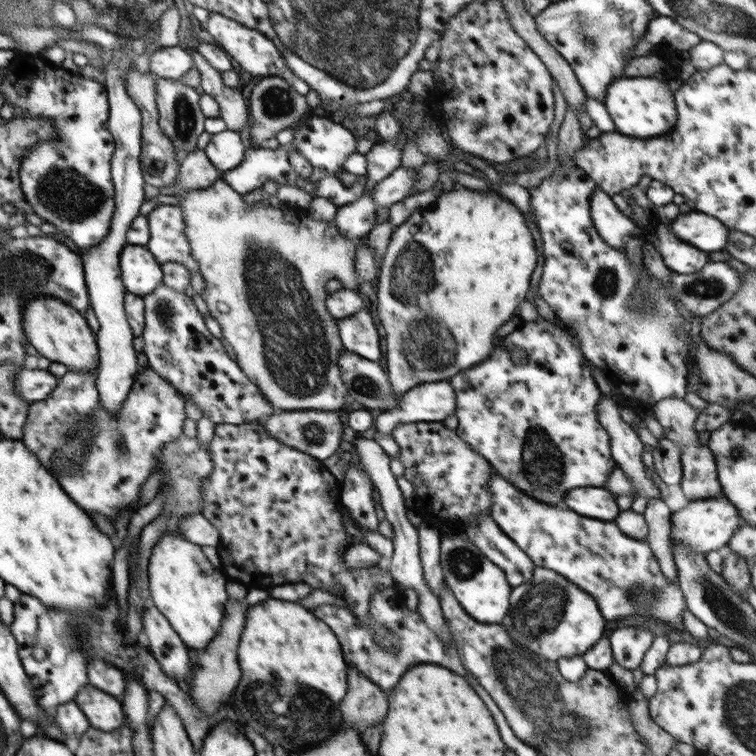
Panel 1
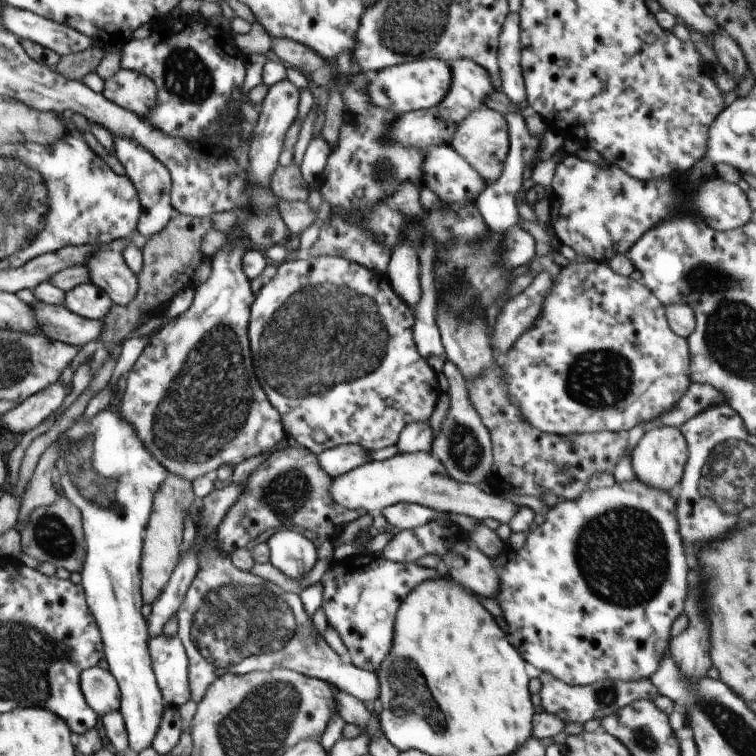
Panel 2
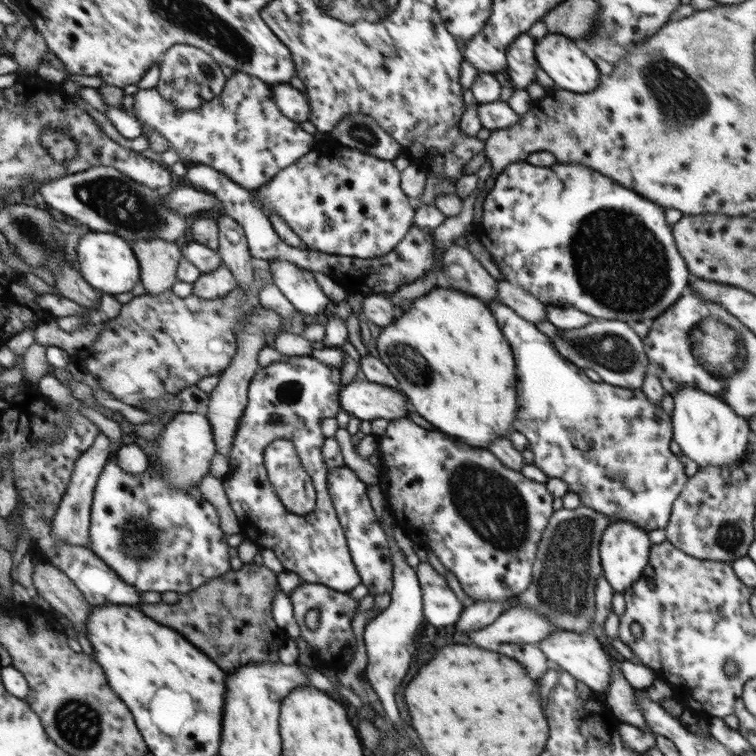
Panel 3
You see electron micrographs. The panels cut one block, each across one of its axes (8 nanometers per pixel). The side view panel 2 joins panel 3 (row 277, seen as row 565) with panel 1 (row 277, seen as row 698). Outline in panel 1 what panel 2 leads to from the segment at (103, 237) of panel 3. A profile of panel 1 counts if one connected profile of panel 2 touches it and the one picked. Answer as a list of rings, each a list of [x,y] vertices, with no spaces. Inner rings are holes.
[[[127,245],[119,256],[120,278],[127,292],[138,296],[150,294],[160,283],[163,282],[163,270],[153,254],[146,246]]]

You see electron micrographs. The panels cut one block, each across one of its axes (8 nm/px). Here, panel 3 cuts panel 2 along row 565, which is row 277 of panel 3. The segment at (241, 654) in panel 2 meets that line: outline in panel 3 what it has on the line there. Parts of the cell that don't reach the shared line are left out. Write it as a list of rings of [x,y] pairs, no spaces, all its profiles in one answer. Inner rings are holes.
[[[221,261],[216,270],[201,275],[193,282],[193,293],[197,297],[205,300],[217,300],[225,297],[228,293],[237,292],[238,282],[230,268]]]

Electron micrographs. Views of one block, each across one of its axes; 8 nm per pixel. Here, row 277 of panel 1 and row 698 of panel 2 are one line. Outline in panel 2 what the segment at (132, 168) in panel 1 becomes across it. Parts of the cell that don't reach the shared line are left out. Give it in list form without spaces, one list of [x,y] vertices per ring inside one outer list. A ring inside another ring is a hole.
[[[98,666],[88,667],[82,671],[80,686],[86,702],[104,716],[120,710],[120,688],[109,669]]]

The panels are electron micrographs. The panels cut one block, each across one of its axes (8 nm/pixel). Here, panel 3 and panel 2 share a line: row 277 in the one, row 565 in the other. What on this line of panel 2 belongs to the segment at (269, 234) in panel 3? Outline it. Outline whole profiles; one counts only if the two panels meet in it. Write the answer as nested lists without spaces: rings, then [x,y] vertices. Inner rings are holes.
[[[380,553],[362,554],[335,560],[322,576],[322,612],[349,650],[354,666],[378,671],[380,664],[388,658],[394,638],[394,620],[402,600],[412,588],[424,580],[441,578],[440,572],[416,563],[399,563],[386,560]]]

